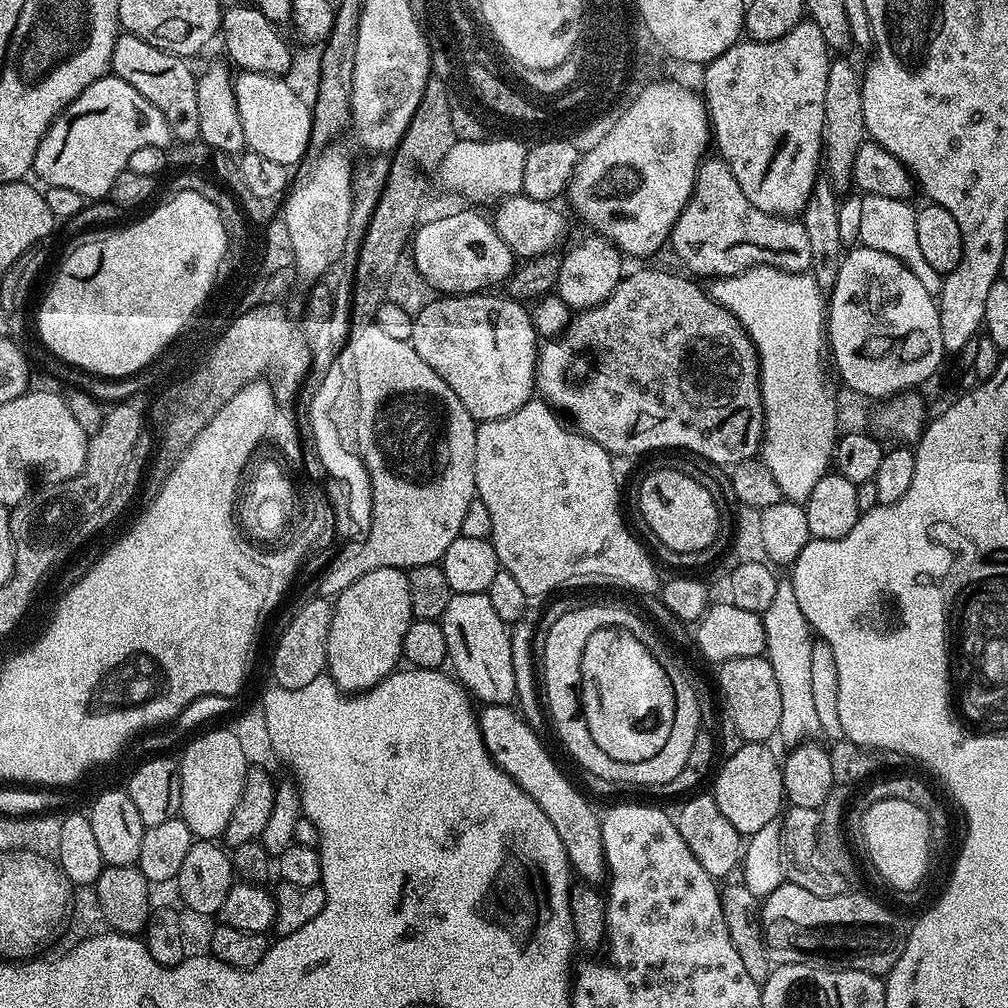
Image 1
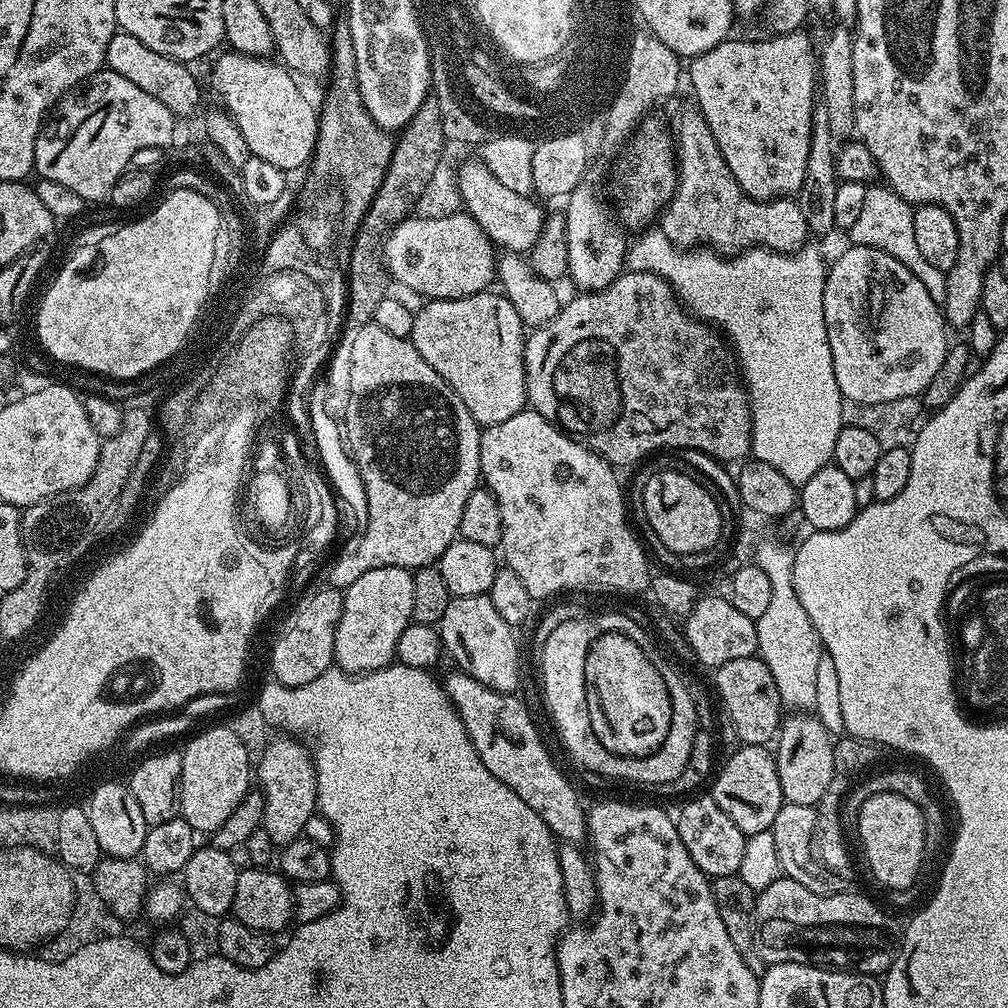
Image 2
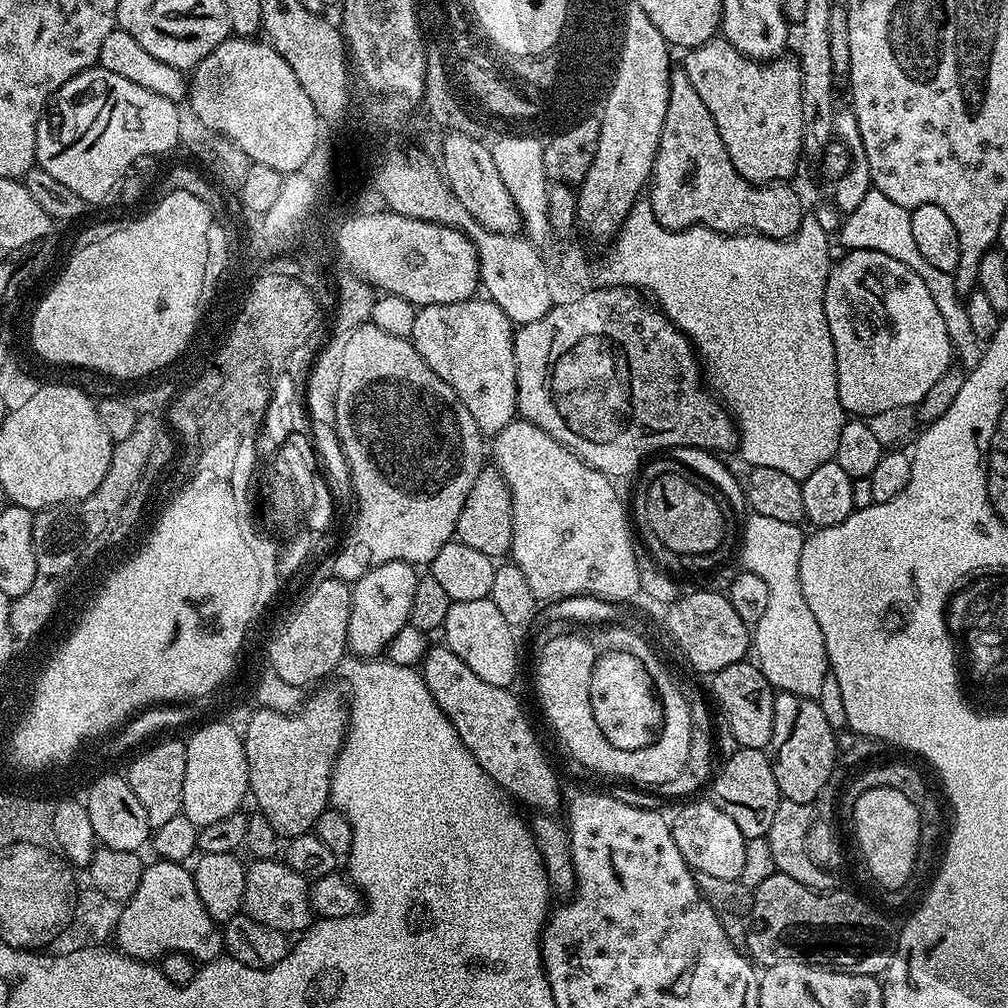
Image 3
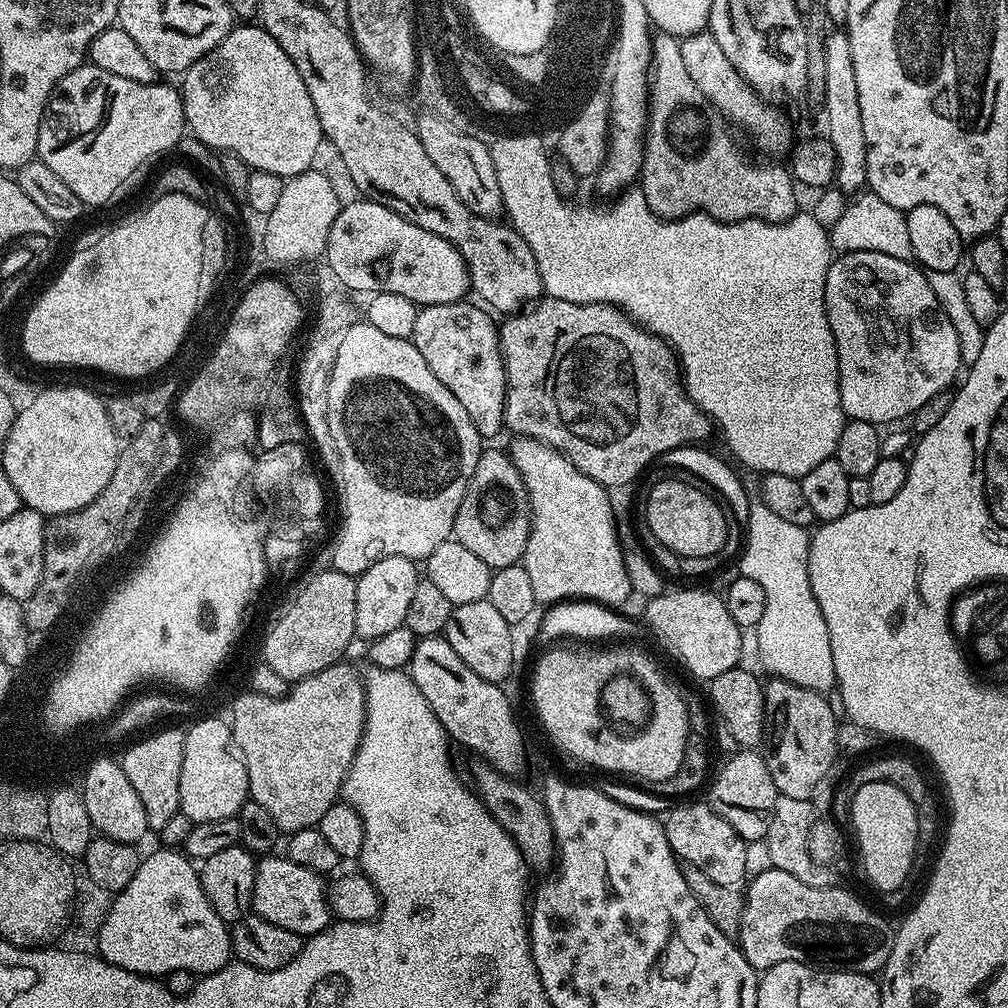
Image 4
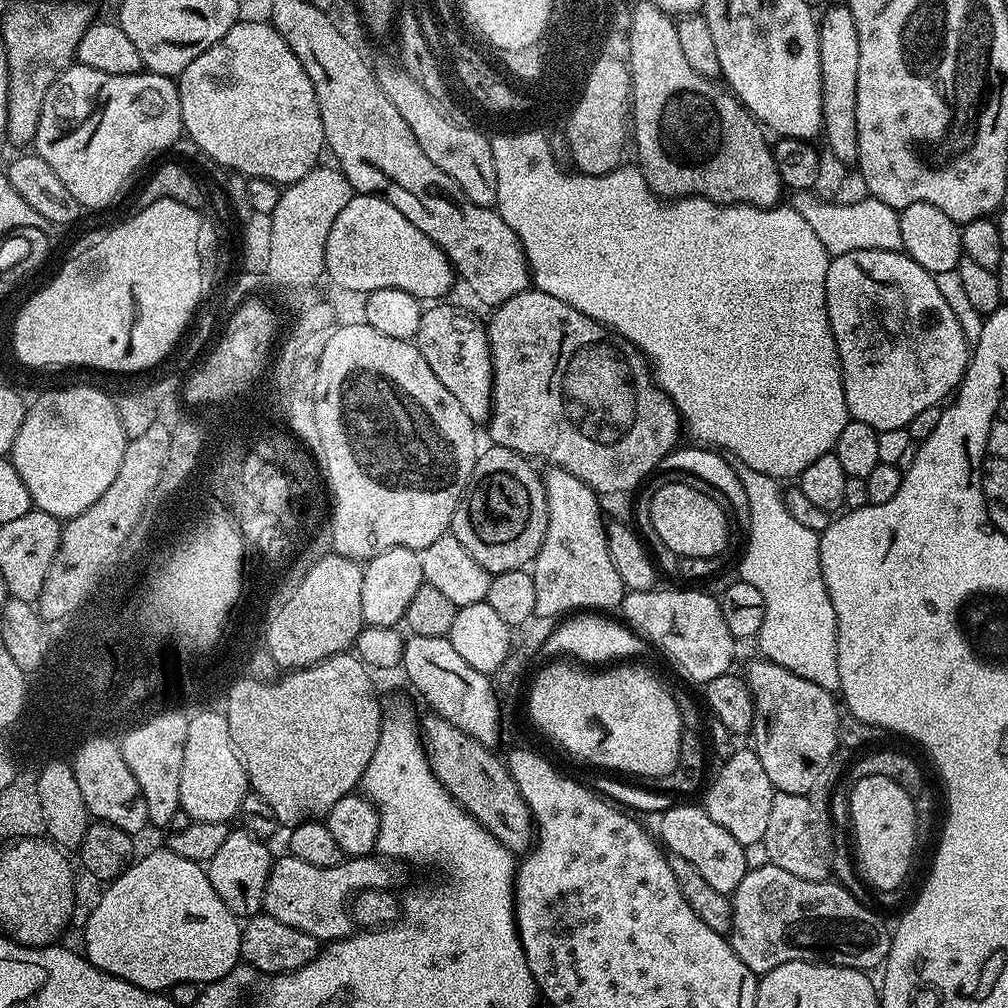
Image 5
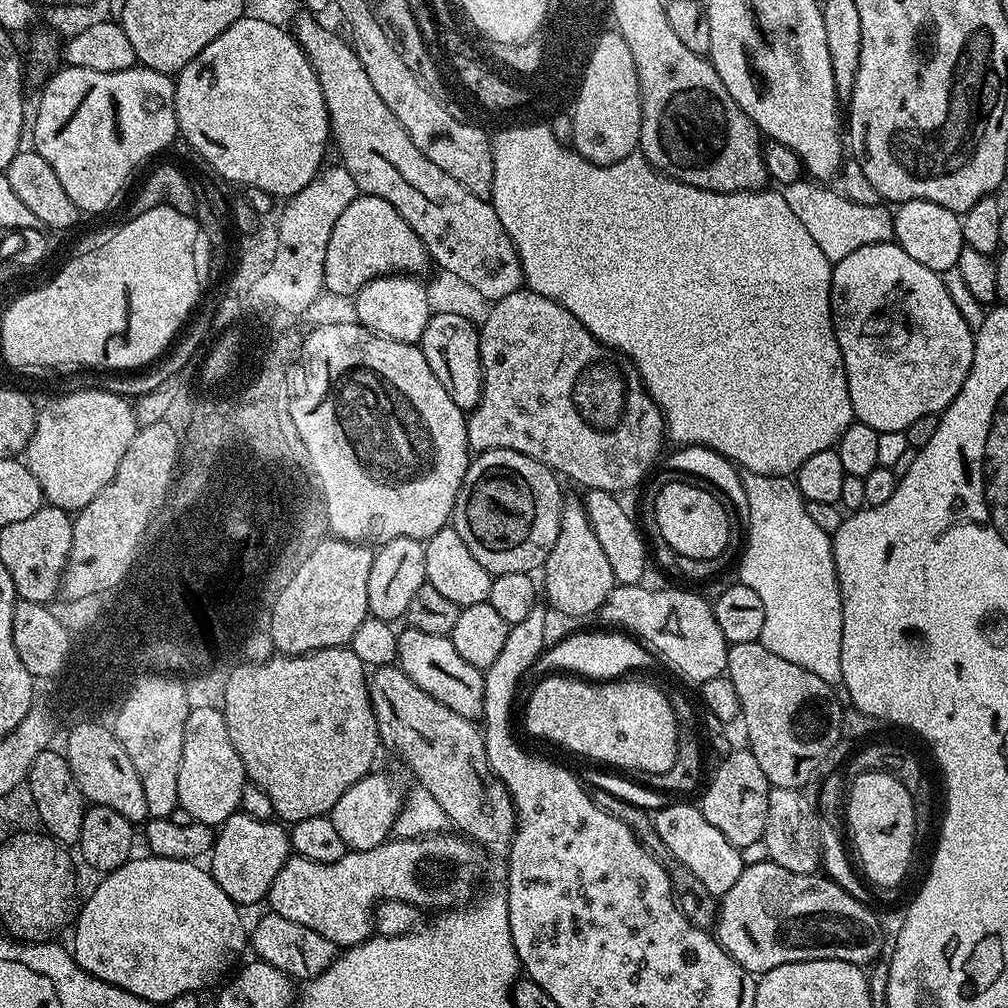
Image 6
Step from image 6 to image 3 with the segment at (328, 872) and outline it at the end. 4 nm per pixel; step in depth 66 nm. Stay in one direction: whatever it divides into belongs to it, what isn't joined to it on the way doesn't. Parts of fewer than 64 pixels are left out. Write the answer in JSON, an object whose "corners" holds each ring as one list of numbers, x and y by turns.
{"corners":[[283,859,252,860,244,869,243,915,262,926,270,926,270,930,303,934,314,923,314,913,308,897,309,887,309,881,290,870]]}

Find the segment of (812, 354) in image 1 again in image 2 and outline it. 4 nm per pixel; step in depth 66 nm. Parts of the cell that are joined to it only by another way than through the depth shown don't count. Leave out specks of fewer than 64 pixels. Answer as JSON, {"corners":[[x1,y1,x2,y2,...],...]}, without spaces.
{"corners":[[648,230,636,241,631,241,626,252,626,264,634,272,653,272,658,274,667,284,671,284,676,291,676,297,680,299,681,305,691,312,697,320,703,320,705,324,711,324,713,328,719,330,726,337,734,359,738,365,739,375,744,381,744,387,748,389,748,405,752,408,752,450,751,455,757,460,774,466,774,470,779,470,783,476,790,478,794,485,805,484,818,474,827,464,833,463,834,442,838,442,838,434,844,427,842,410,844,397,838,390,838,378,834,378,834,358,830,354,830,342,828,341,828,331,826,330,826,318,822,310,822,294,824,293,824,278,826,275,826,260,818,249,813,246,805,246,798,252,791,254,787,252,770,252,767,248,749,248,747,252,739,254,724,255,715,250,681,250,666,238,658,230]]}

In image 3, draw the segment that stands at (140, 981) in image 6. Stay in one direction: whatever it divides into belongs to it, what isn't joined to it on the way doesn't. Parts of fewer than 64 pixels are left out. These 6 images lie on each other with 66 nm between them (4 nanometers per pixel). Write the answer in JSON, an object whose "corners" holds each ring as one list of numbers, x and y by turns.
{"corners":[[159,858,153,861,153,864,151,861,145,867,142,882,138,882,138,890,134,890,129,900,123,901,114,933,115,947,124,955,145,962,159,961,170,952,180,952,197,962,217,959,224,947,224,937,217,929,216,932,212,929,215,928,214,921,210,918,210,914,206,914,206,906,202,906,202,898,198,898,198,890,194,886,191,871,183,863,175,864]]}

